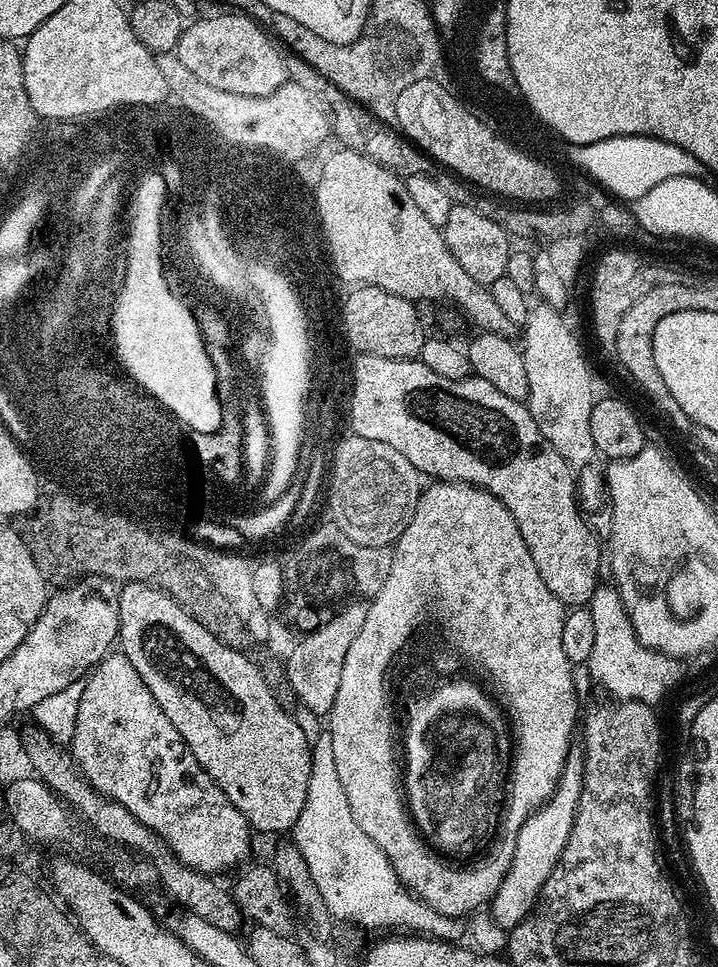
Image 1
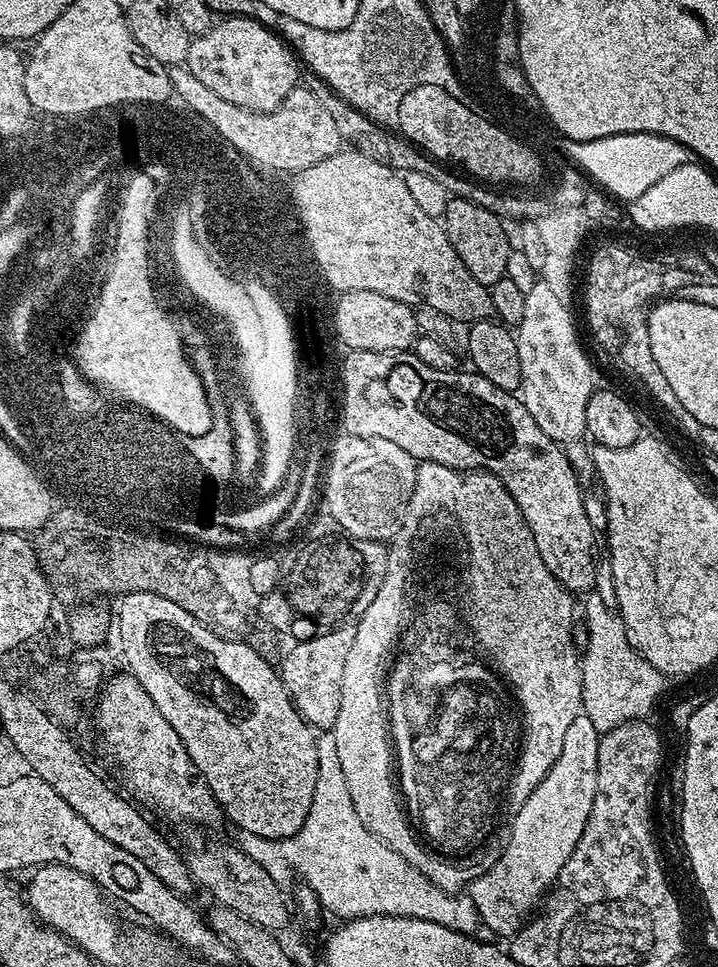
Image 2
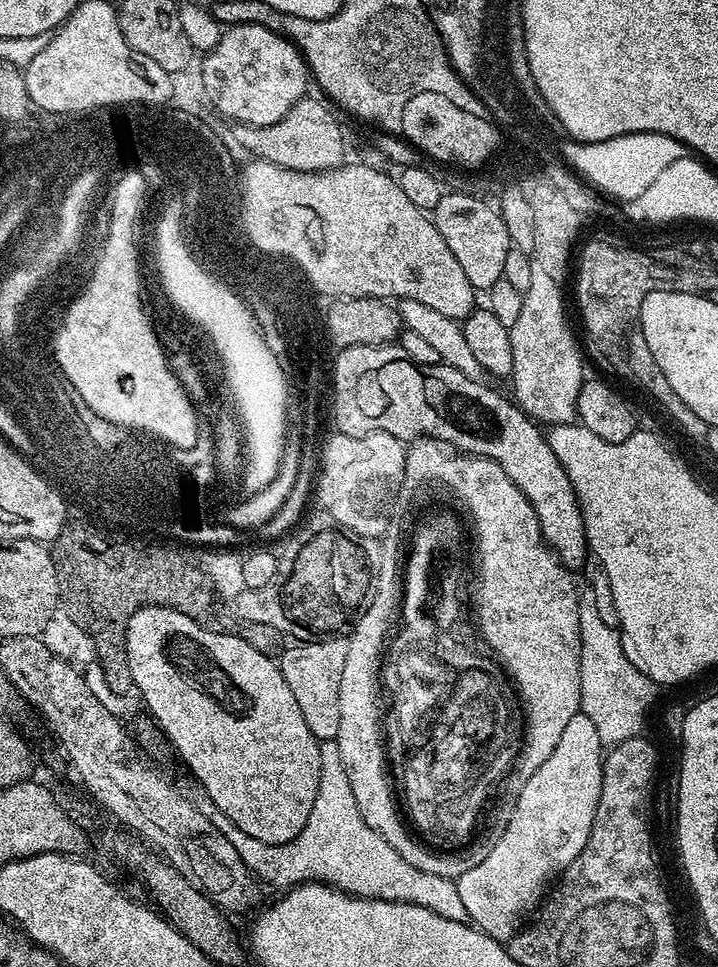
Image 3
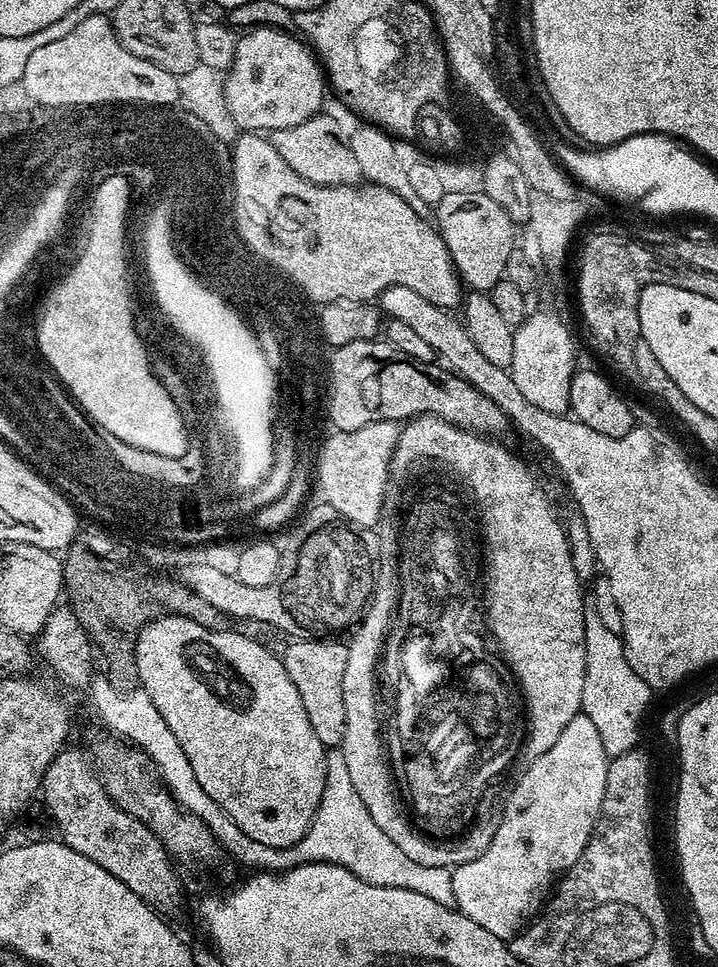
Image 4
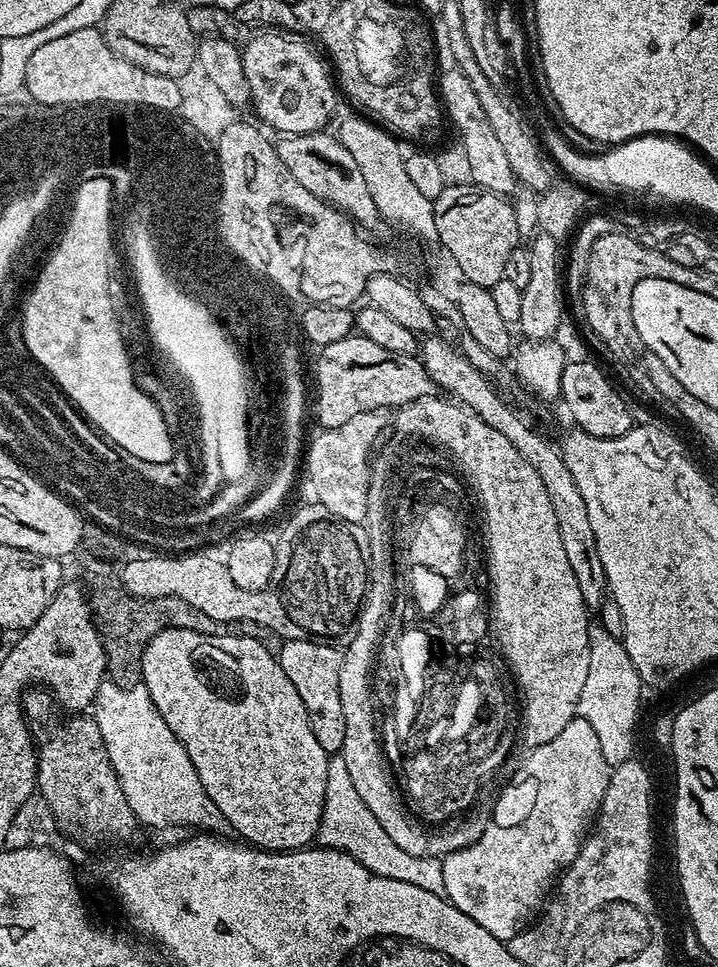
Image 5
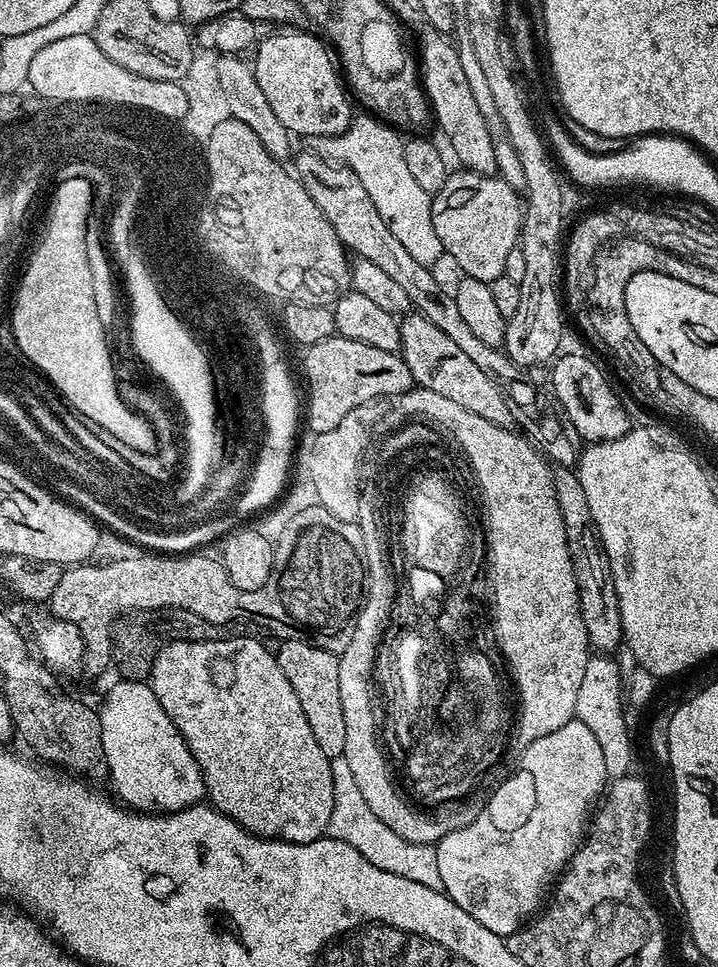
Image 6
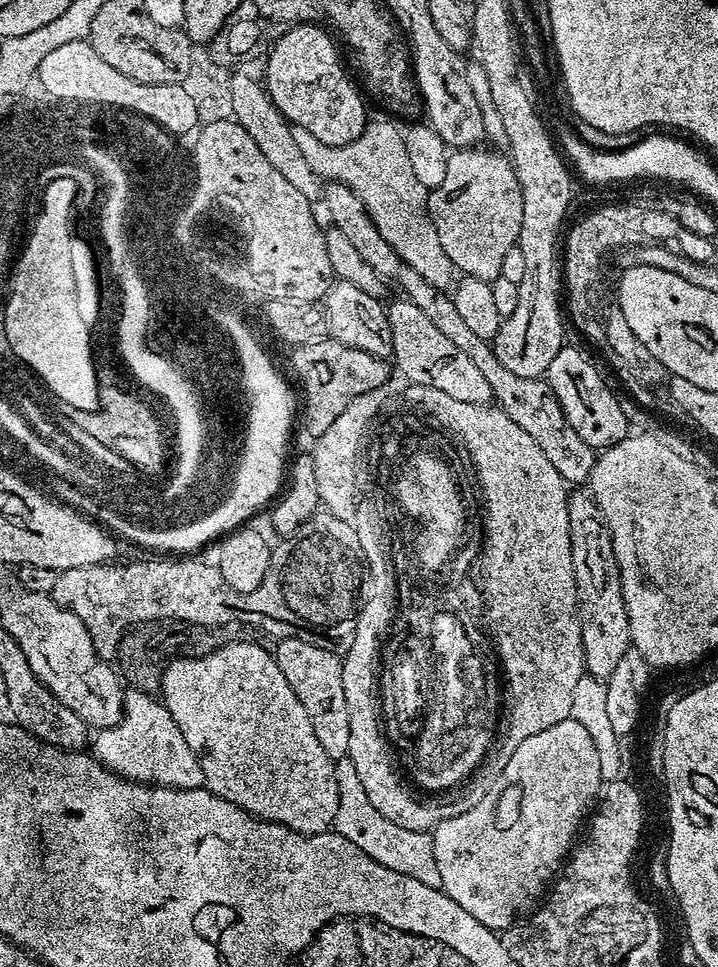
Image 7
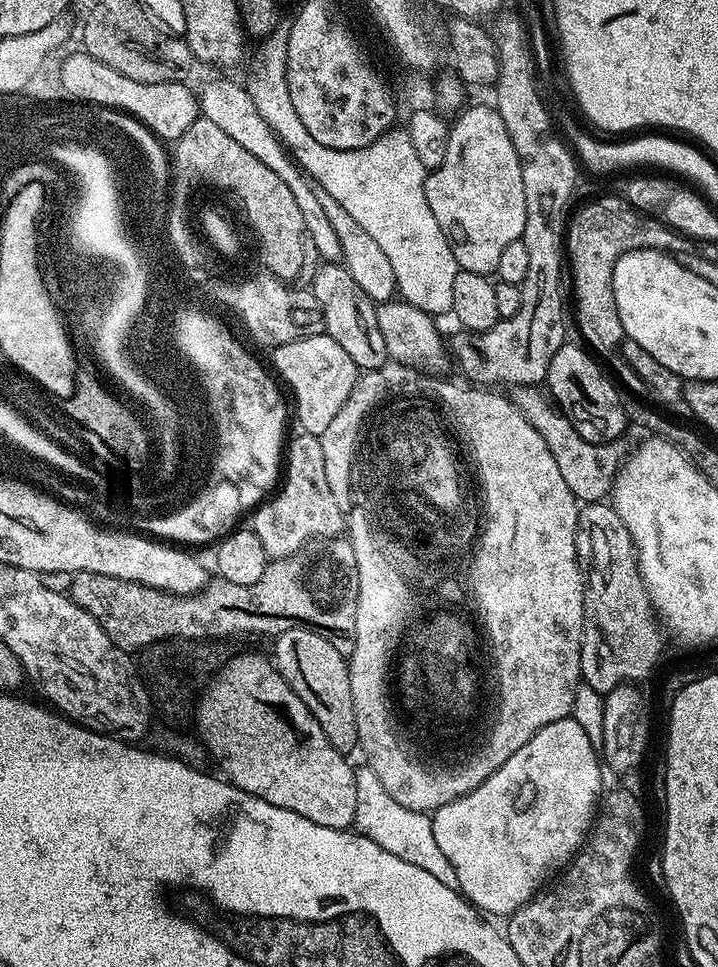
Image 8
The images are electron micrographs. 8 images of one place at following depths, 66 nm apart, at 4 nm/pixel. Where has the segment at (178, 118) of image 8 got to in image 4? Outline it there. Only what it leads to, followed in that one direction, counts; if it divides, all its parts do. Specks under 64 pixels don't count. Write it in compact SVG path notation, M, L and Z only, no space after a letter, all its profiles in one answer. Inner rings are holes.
M107 15L90 16L78 22L70 34L39 47L27 61L22 83L35 101L54 104L136 96L136 100L148 98L150 102L172 106L180 99L177 77L162 70L162 66L154 66L154 62L146 62L146 58L138 58L138 54L130 54L118 42Z

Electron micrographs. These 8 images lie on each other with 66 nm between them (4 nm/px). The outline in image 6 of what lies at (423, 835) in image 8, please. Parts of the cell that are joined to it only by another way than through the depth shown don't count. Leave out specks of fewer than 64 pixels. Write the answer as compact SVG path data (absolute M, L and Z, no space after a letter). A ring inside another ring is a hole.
M342 756L331 757L332 777L334 778L334 810L330 810L330 822L327 835L333 840L346 842L346 846L354 846L366 862L374 862L378 870L386 870L390 874L398 874L398 878L410 878L410 882L422 882L422 886L430 886L430 890L444 891L442 873L438 871L438 854L430 844L406 842L406 838L398 838L370 806L366 806L366 798L358 790L358 782L350 771L350 762Z

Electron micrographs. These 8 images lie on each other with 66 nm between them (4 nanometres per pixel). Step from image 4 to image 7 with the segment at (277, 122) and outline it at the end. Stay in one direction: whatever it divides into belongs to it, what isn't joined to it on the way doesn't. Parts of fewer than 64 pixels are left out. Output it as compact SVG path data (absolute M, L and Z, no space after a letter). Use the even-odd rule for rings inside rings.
M316 22L297 24L277 38L266 52L268 65L264 68L262 83L273 106L289 124L314 134L319 142L328 146L342 147L362 134L370 115L357 81L340 61L341 49L337 41L331 35L328 37L319 26Z

